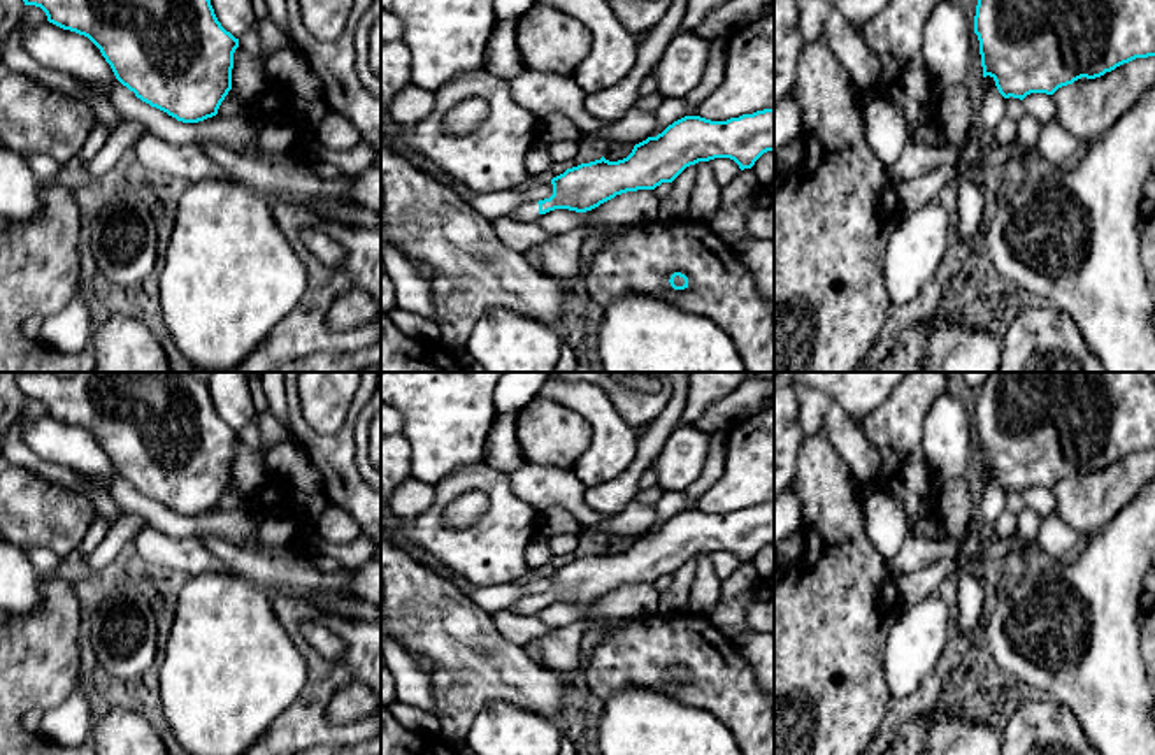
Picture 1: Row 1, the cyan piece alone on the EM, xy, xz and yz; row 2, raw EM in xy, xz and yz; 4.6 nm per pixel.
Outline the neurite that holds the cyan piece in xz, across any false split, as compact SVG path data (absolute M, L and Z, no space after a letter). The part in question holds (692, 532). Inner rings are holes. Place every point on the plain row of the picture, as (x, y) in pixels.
M774 502L727 514L685 509L656 530L635 537L623 553L609 555L602 550L567 562L551 572L549 592L525 595L513 609L534 613L555 602L586 606L616 588L672 576L686 560L699 555L730 551L744 564L767 544L774 544Z

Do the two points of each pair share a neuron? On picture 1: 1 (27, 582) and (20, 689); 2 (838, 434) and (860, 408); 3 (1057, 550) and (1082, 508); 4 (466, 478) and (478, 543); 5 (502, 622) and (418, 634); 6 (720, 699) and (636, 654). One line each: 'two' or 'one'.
1: two
2: two
3: two
4: one
5: two
6: one

